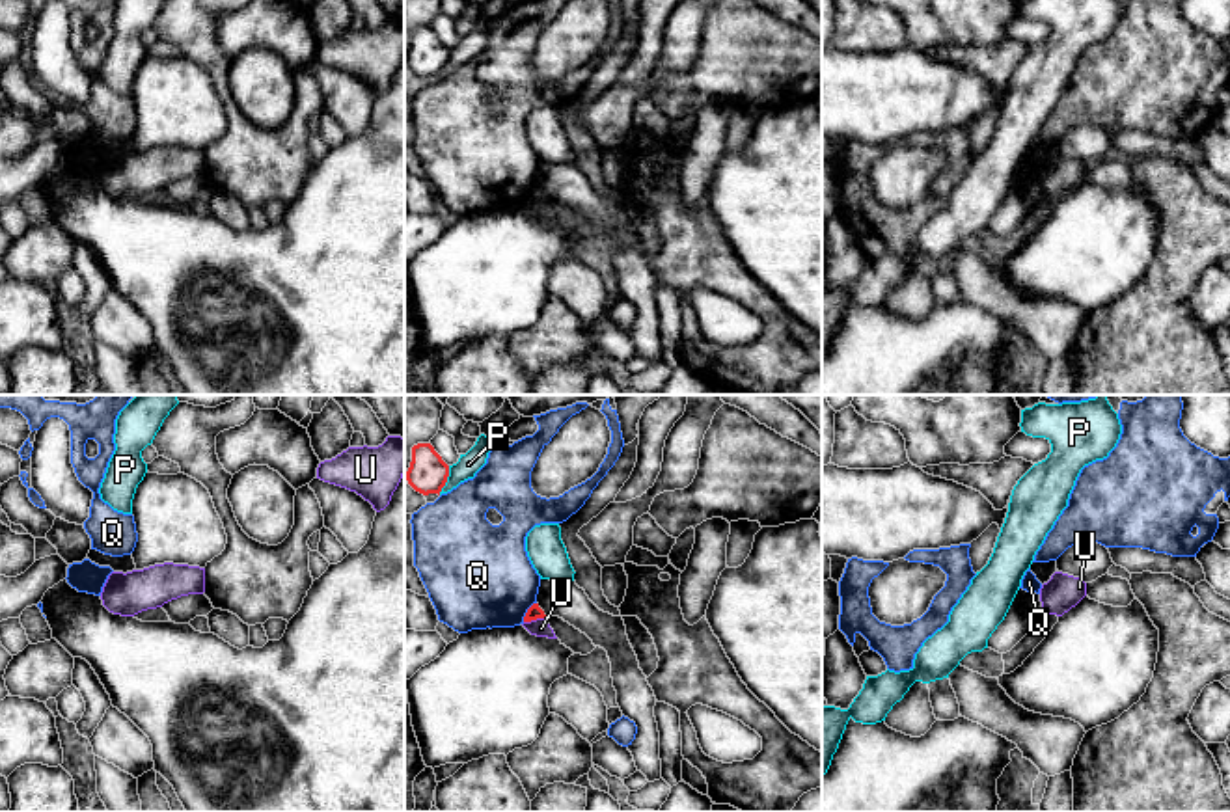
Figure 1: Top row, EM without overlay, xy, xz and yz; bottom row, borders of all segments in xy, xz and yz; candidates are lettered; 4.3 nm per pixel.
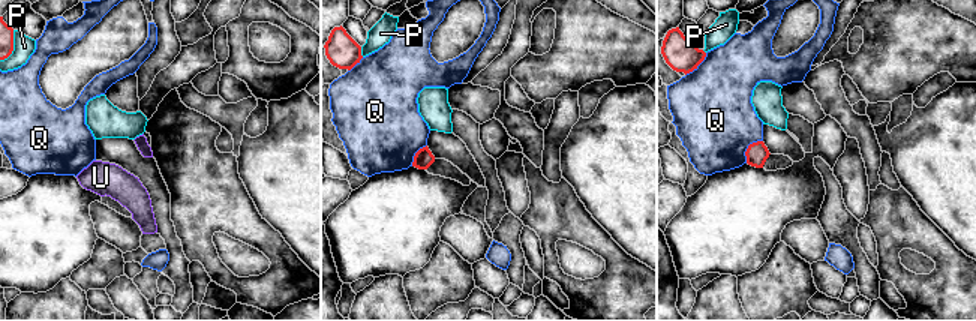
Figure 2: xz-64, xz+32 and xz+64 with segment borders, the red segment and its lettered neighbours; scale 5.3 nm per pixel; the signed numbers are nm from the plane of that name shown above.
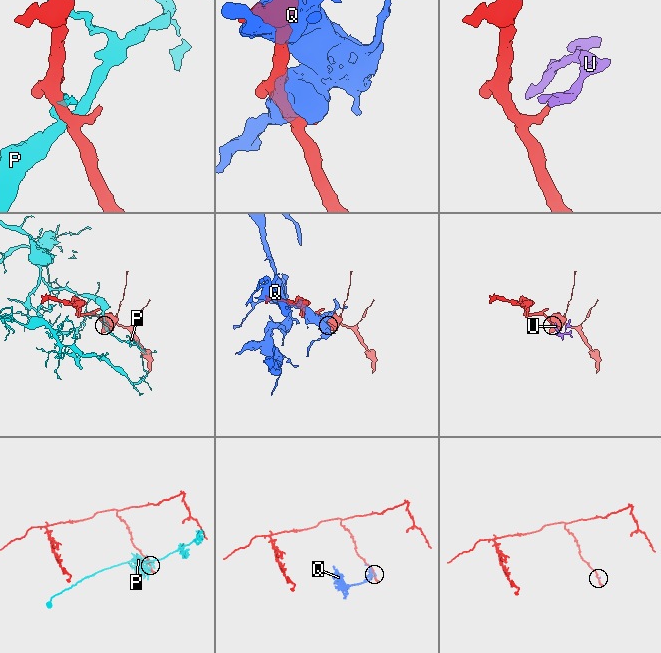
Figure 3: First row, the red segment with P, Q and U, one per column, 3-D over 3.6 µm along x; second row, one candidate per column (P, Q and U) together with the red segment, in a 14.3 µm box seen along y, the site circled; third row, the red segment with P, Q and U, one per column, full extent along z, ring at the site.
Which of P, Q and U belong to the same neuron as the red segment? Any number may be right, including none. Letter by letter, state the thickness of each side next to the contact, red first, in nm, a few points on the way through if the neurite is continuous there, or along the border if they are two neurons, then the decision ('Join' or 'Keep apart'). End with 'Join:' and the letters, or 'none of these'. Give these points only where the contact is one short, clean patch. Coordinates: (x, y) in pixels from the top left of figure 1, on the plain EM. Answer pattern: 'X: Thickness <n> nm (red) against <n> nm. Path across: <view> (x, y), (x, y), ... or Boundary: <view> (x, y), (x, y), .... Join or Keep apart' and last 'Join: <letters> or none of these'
P: Thickness 170 nm (red) against 100 nm. Boundary: xz (450, 49), (450, 58), (438, 77). Keep apart
Q: Thickness 60 nm (red) against 440 nm. Keep apart
U: Thickness 60 nm (red) against 80 nm. Boundary: xz (545, 198), (524, 205). Keep apart
Join: none of these

